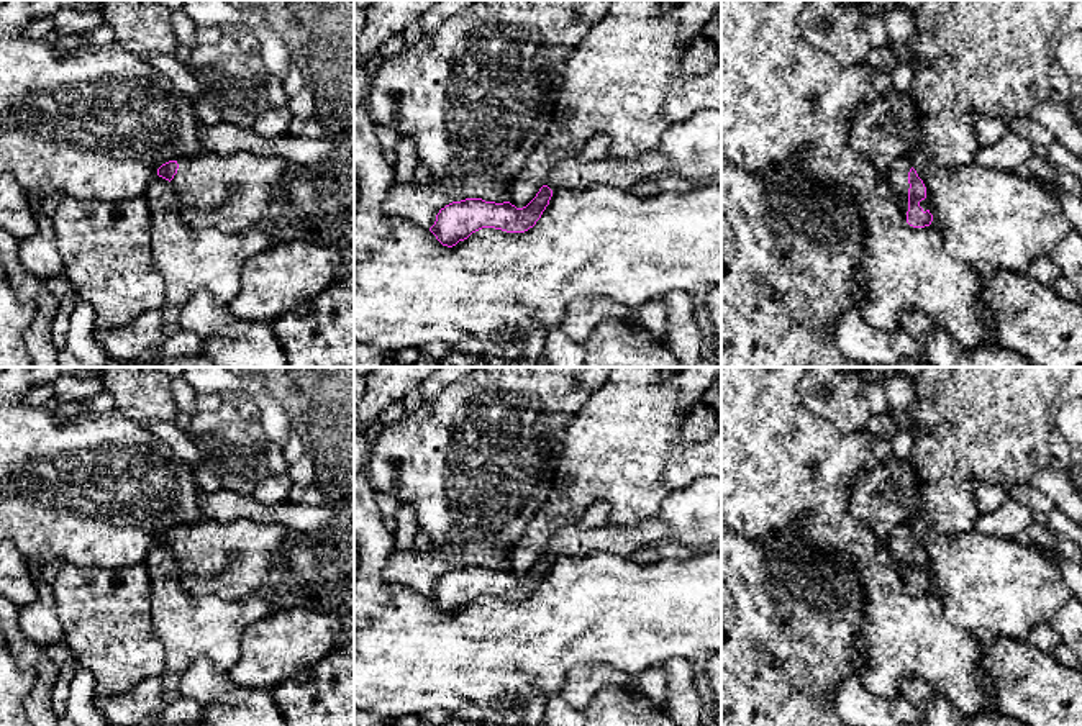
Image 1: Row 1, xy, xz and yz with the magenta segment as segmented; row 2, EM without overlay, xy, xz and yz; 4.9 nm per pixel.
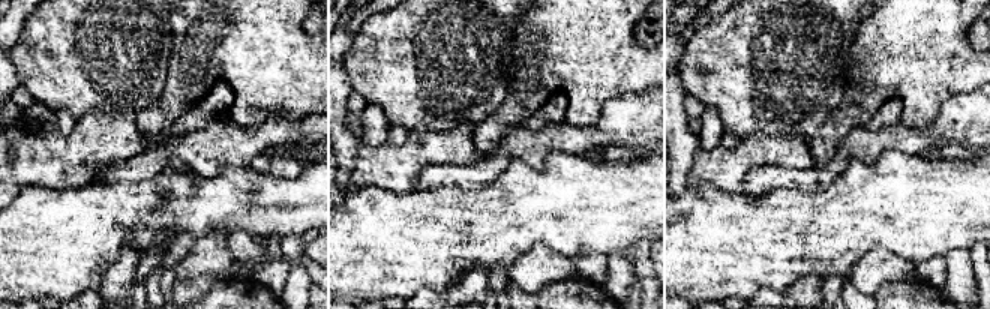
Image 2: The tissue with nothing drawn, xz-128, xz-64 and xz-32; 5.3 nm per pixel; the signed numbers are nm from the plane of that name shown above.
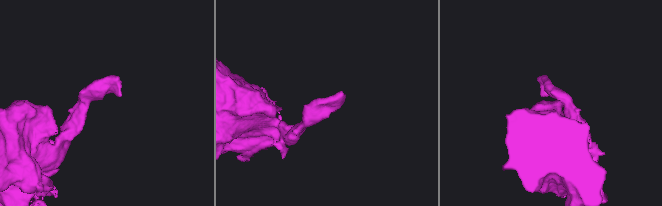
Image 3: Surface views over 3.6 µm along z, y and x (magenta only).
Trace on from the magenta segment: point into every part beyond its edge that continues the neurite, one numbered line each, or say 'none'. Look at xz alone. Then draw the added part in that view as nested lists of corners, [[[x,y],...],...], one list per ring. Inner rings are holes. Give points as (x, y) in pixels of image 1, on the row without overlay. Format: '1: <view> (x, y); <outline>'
1: xz (691, 517); [[[702,477],[667,495],[659,511],[643,523],[607,523],[598,528],[562,526],[544,552],[579,559],[592,551],[633,557],[646,547],[675,542],[687,547],[721,541],[721,477]]]

